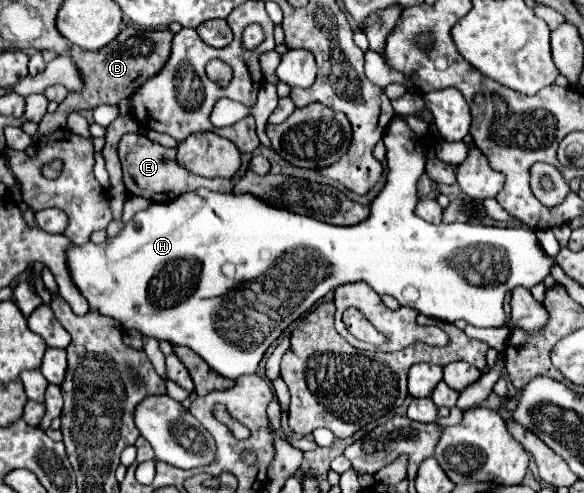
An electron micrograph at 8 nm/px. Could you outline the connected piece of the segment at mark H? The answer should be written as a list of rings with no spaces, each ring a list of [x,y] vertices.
[[[400,117],[390,121],[384,143],[390,169],[386,187],[372,201],[370,217],[358,225],[328,225],[308,215],[276,209],[250,193],[226,195],[200,189],[198,195],[190,191],[170,203],[156,203],[138,211],[114,239],[100,245],[92,241],[84,245],[72,243],[66,253],[72,283],[86,297],[90,309],[120,321],[124,329],[140,331],[144,337],[190,347],[228,379],[254,373],[266,349],[292,321],[304,315],[328,291],[352,281],[366,281],[378,295],[392,295],[400,305],[418,309],[426,317],[450,323],[464,319],[474,327],[506,327],[504,295],[518,285],[532,287],[542,283],[556,261],[542,253],[532,229],[470,223],[432,225],[414,215],[418,203],[416,183],[426,163],[424,149]]]

